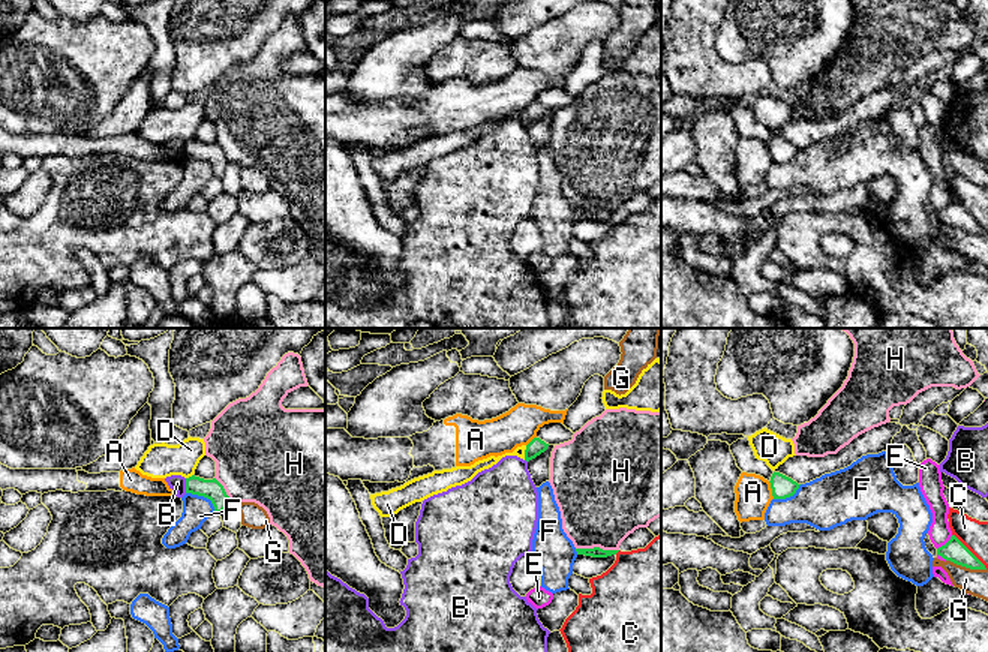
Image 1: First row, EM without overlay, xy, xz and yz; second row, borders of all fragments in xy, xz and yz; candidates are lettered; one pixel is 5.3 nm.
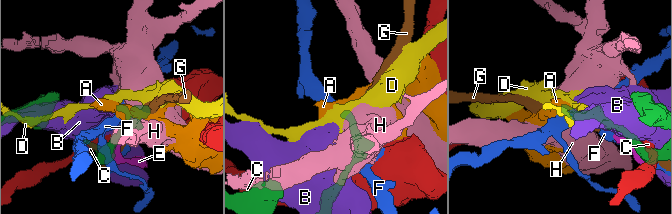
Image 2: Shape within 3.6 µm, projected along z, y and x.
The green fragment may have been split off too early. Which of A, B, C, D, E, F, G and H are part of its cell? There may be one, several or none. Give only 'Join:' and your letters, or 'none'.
Join: none

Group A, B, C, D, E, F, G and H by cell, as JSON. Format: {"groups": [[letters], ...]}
{"groups": [["A"], ["B"], ["C"], ["D"], ["E"], ["F"], ["G"], ["H"]]}

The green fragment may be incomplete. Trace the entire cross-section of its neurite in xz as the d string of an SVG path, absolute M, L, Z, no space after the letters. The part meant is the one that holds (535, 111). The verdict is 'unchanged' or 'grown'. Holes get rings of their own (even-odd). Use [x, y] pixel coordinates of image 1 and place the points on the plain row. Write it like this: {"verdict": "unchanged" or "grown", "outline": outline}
{"verdict": "unchanged", "outline": "M534 102L525 114L525 124L529 126L544 117L547 114L549 108L541 105L540 102Z"}

